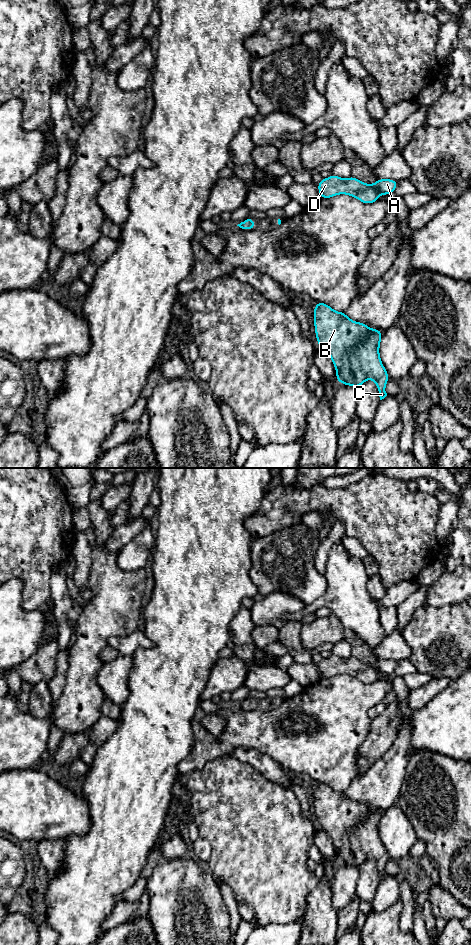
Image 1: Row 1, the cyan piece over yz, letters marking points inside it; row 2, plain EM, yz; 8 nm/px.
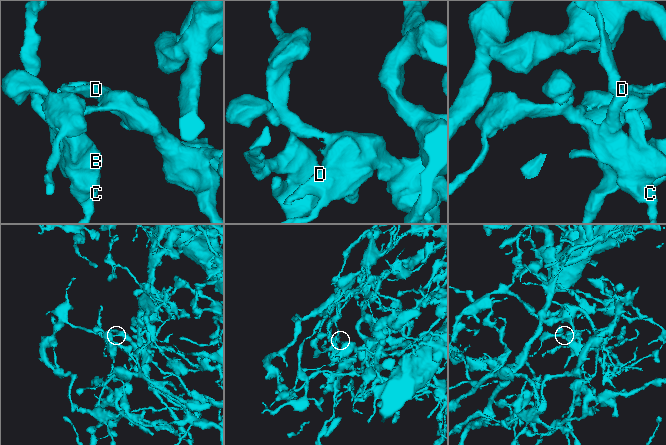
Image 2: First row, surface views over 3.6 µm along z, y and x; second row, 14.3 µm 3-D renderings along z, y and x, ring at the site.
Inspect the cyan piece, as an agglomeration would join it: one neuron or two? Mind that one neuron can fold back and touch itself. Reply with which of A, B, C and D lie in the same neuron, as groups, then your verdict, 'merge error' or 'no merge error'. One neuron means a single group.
A B C D | no merge error

